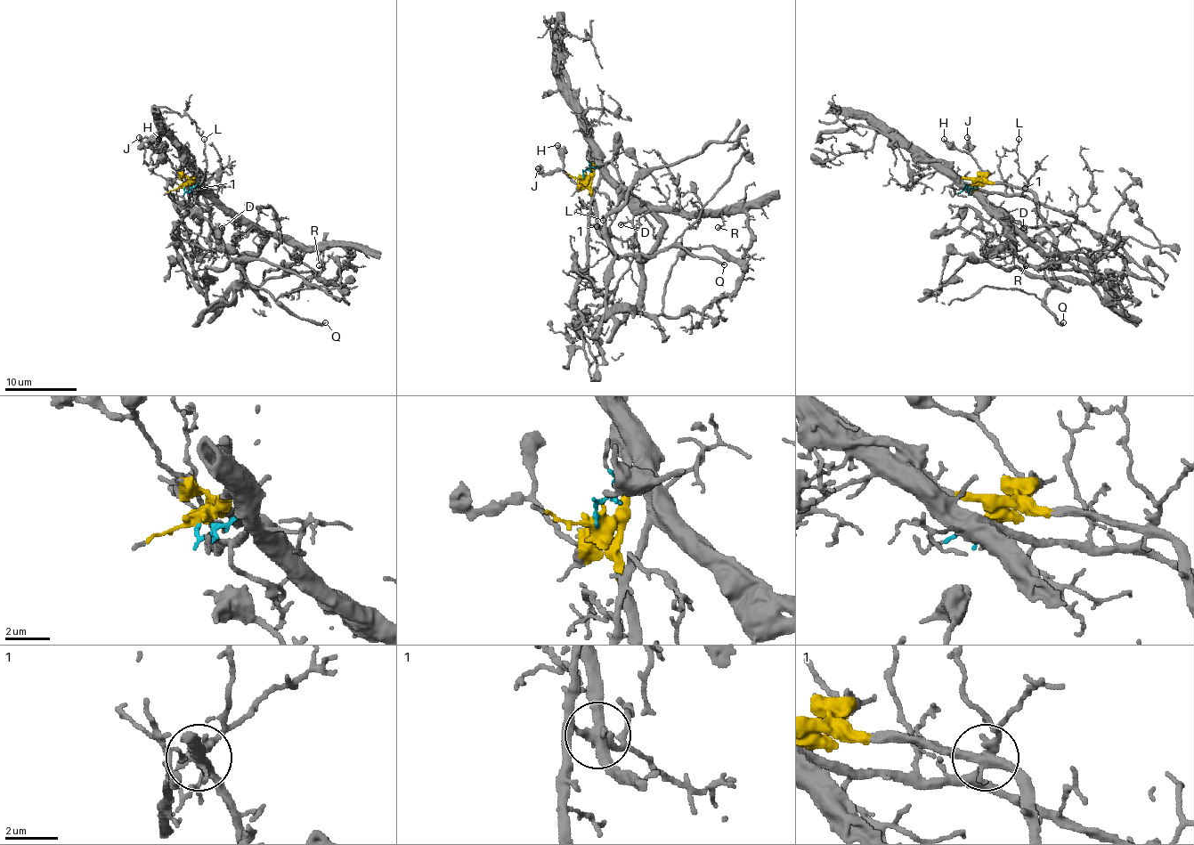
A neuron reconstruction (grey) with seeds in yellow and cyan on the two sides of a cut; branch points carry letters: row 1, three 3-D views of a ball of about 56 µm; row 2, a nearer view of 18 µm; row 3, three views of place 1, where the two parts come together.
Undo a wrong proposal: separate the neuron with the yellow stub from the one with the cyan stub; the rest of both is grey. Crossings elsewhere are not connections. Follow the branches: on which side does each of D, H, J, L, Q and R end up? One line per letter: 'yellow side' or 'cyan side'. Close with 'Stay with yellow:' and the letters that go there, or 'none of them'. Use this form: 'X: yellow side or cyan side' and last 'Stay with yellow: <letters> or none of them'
D: cyan side
H: yellow side
J: yellow side
L: cyan side
Q: yellow side
R: cyan side
Stay with yellow: H, J, Q

